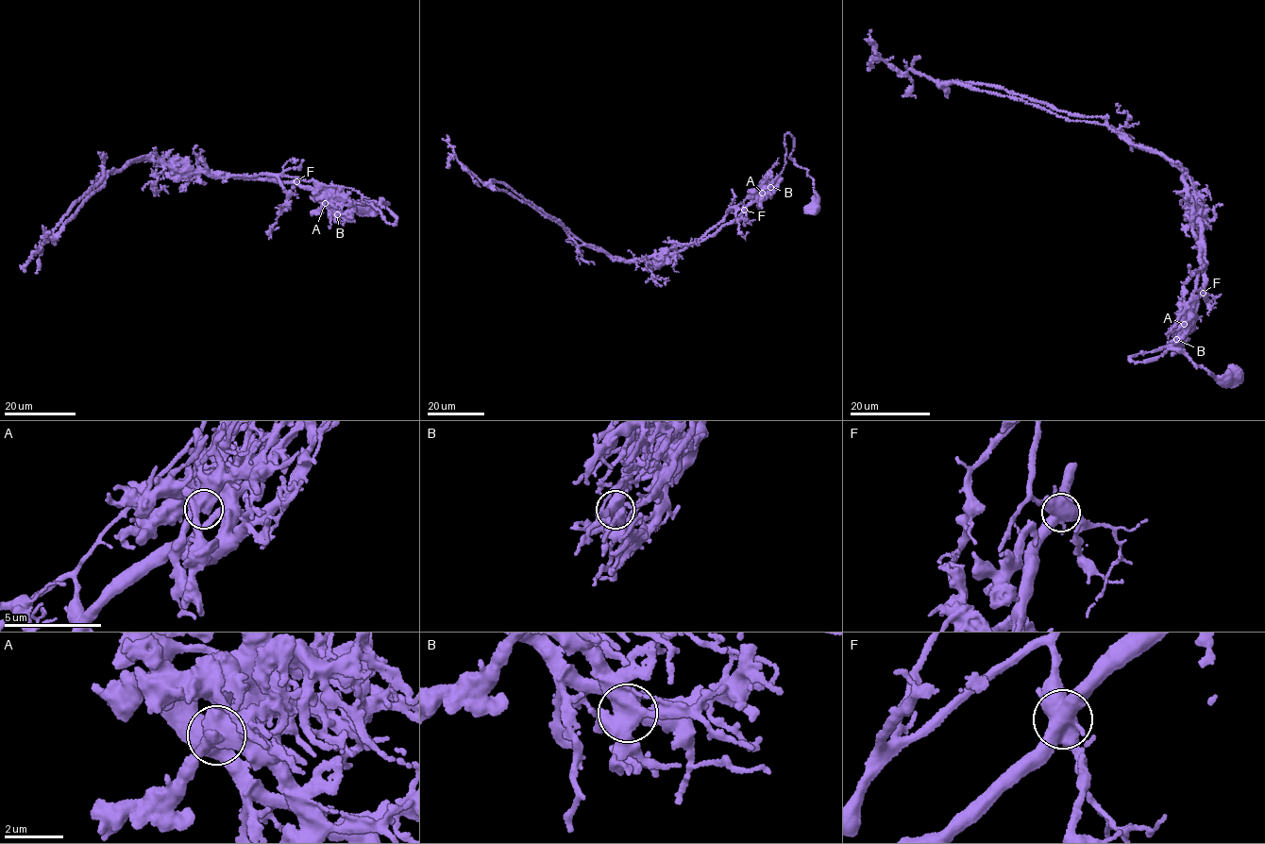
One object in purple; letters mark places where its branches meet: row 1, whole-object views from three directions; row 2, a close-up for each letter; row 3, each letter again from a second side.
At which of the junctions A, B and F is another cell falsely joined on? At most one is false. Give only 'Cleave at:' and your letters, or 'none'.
Cleave at: F

